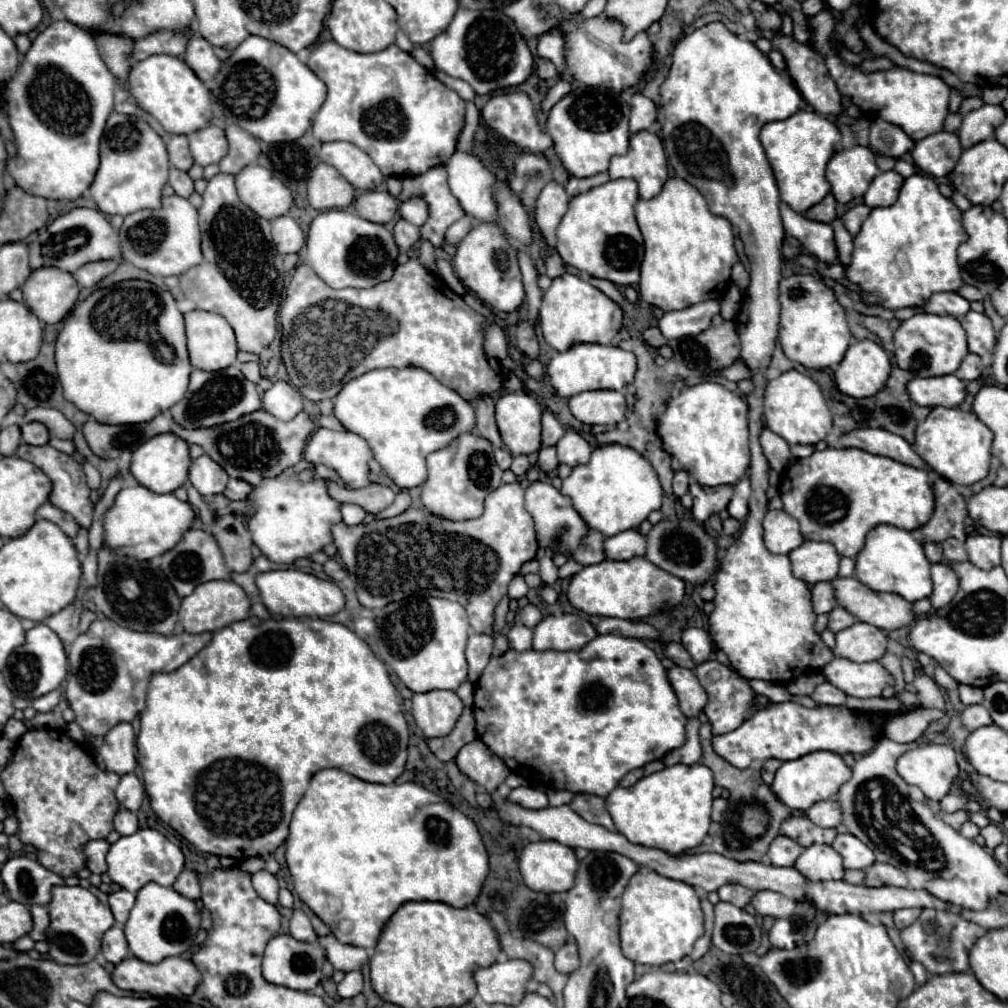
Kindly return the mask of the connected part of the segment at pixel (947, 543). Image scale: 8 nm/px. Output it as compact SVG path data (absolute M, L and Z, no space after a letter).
M950 537L950 539L944 539L940 545L942 545L942 551L944 551L944 559L968 561L968 555L966 555L966 549L964 549L962 541Z

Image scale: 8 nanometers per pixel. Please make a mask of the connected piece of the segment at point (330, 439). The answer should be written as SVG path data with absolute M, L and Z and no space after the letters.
M318 427L308 443L306 443L306 449L304 449L304 459L310 461L312 465L328 465L332 469L338 471L338 475L346 481L346 485L350 489L360 489L360 487L366 487L370 483L370 469L368 469L368 461L372 459L372 451L368 449L368 443L356 435L356 433L350 433L350 431L332 431L332 429L324 429L324 427Z

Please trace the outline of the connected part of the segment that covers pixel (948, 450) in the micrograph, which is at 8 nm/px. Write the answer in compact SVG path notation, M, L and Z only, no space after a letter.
M934 407L926 421L916 427L916 453L920 453L932 471L956 485L974 485L988 475L990 445L992 431L972 411L962 411L958 407Z

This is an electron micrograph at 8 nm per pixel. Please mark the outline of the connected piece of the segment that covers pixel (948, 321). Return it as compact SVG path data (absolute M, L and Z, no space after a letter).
M914 315L908 321L902 321L898 331L894 333L894 355L900 369L910 371L916 377L940 377L954 373L962 359L968 353L966 333L958 319L940 317L940 315Z

